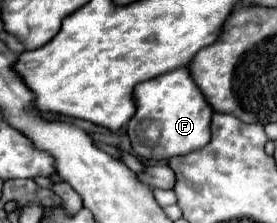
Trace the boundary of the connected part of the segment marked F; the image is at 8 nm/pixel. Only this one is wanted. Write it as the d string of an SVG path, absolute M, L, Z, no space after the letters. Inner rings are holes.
M189 66L165 72L159 78L141 82L135 88L137 112L127 124L133 152L147 160L167 160L203 148L211 140L213 108L195 84Z

